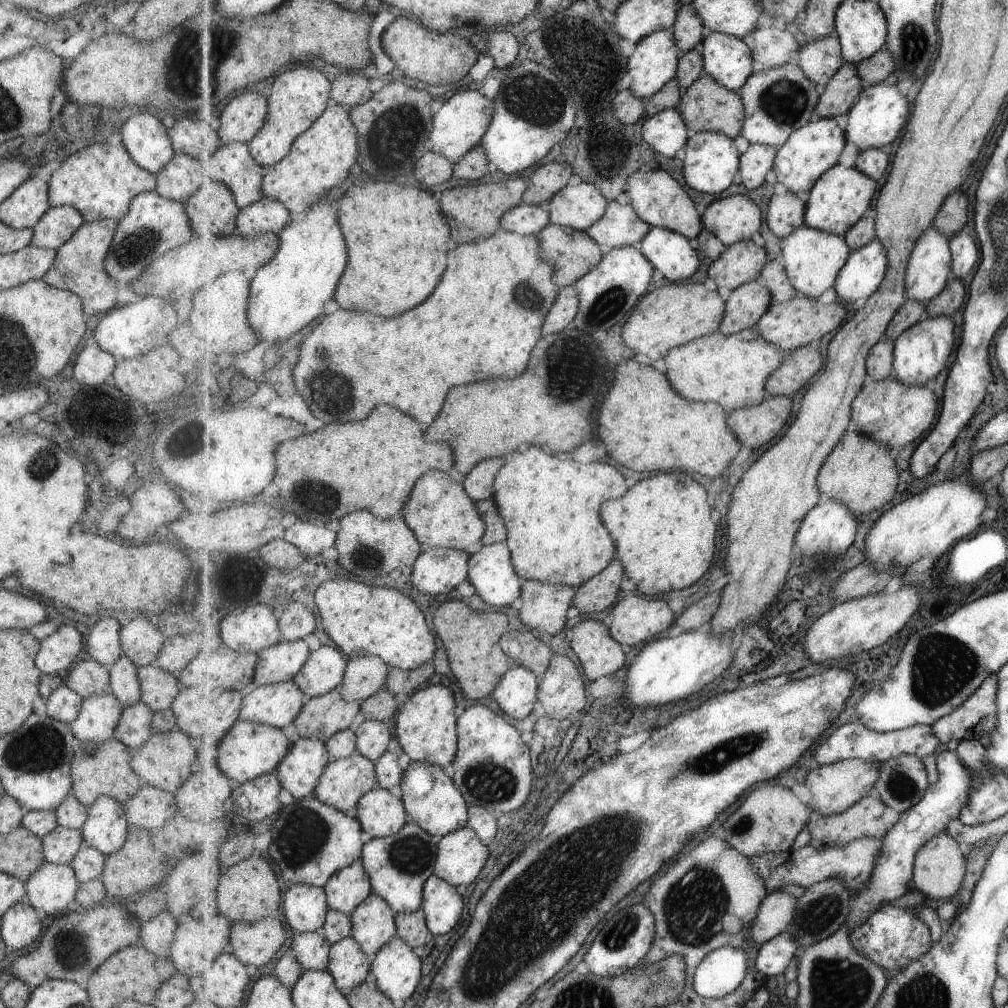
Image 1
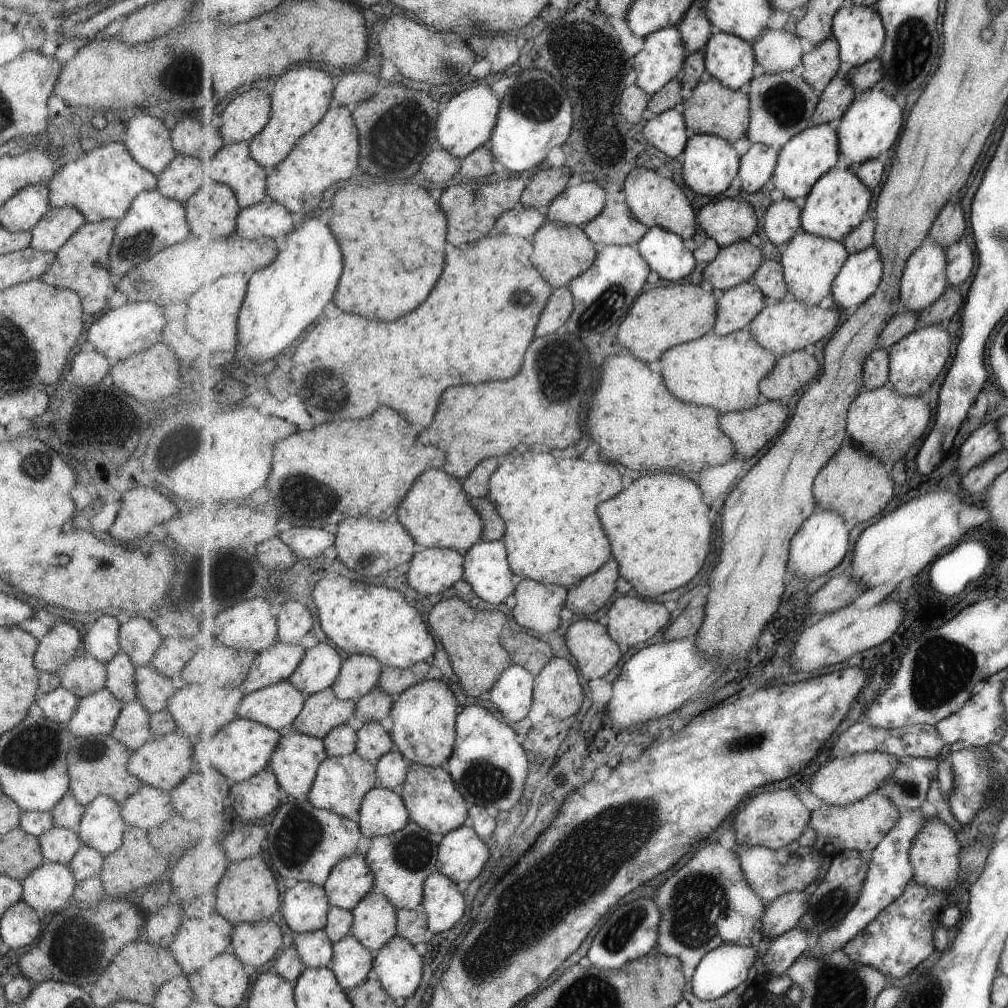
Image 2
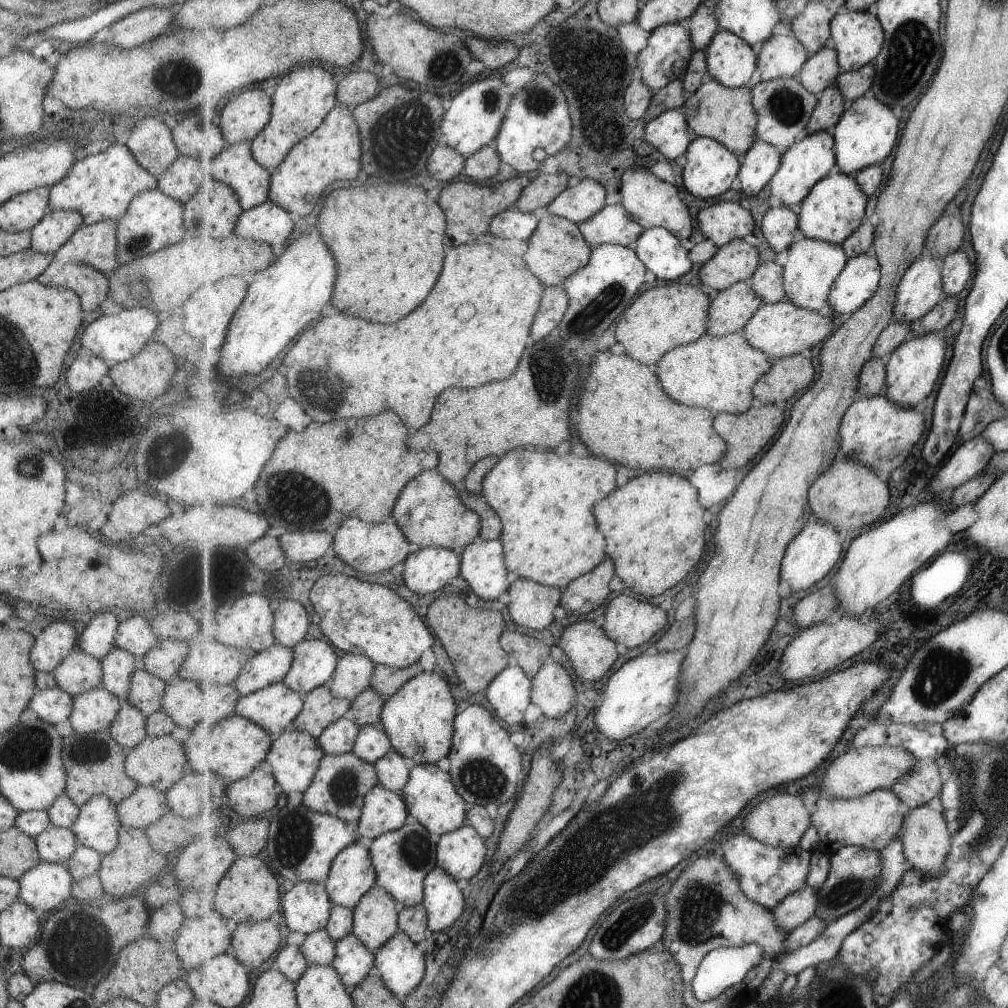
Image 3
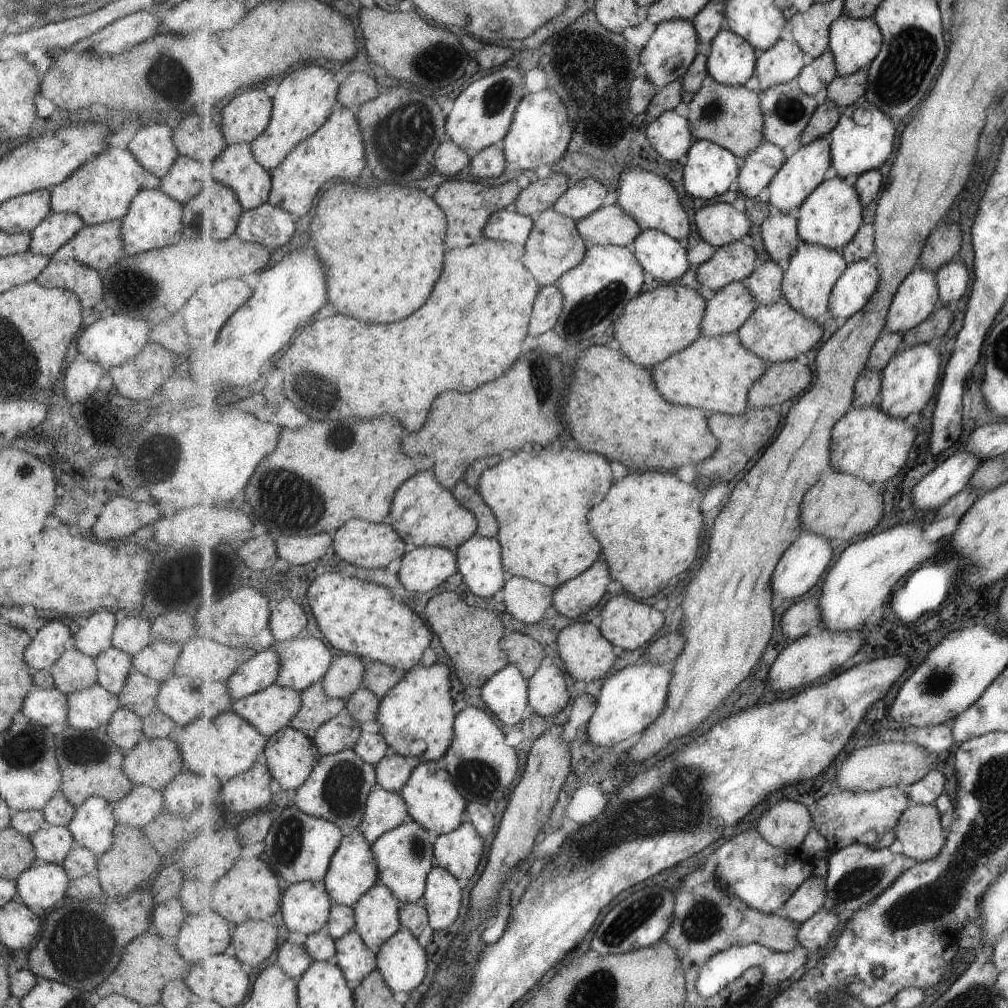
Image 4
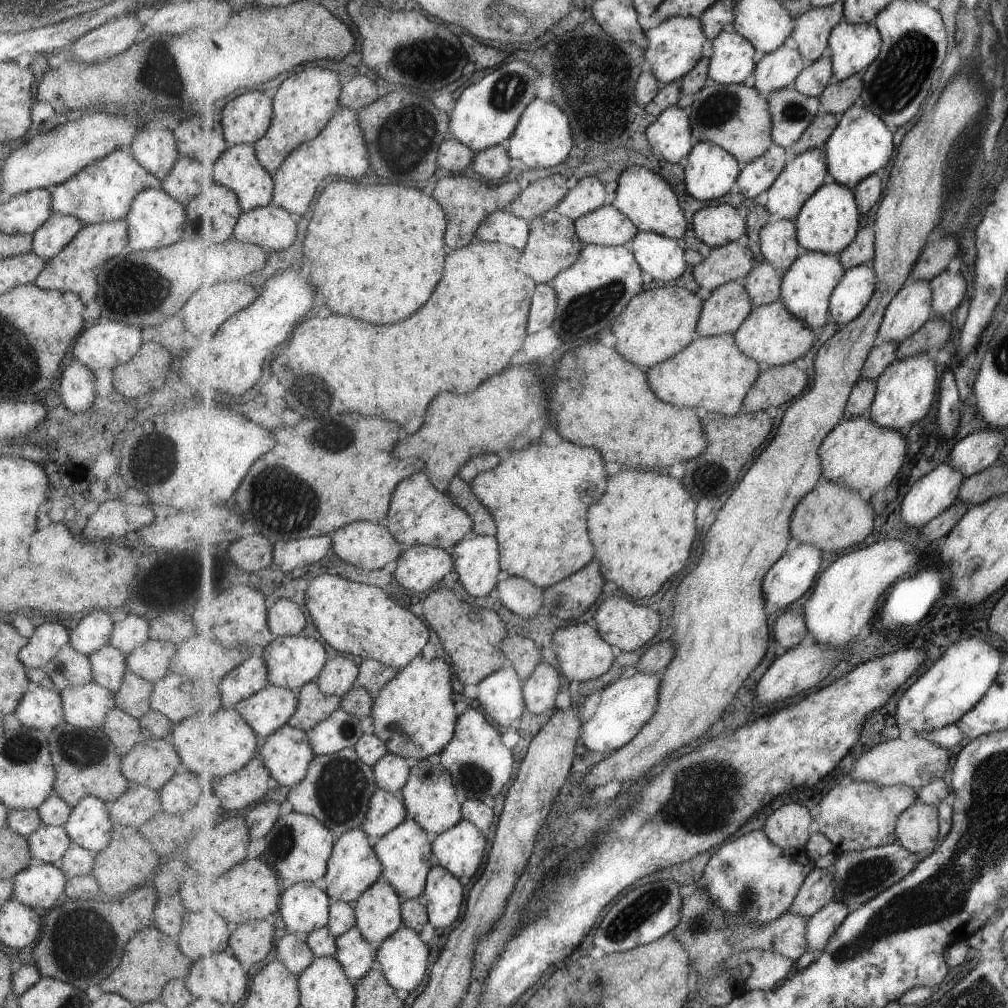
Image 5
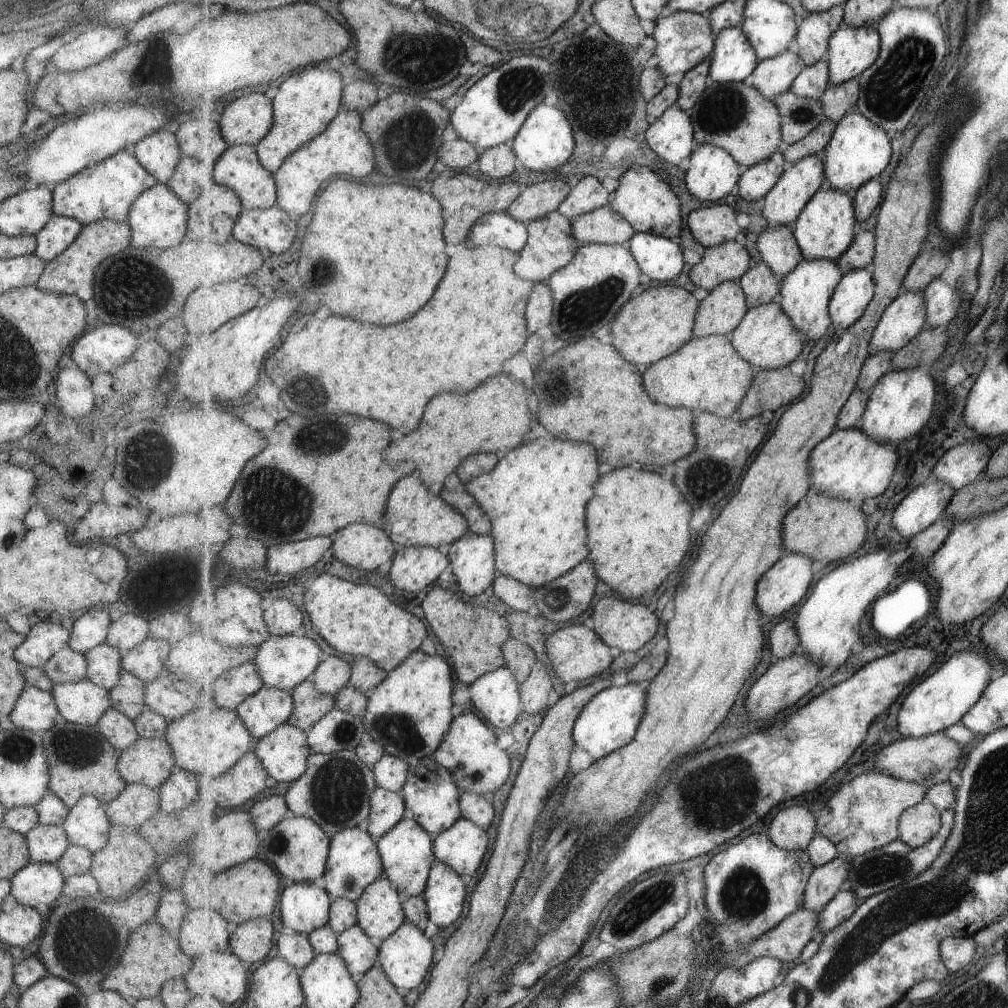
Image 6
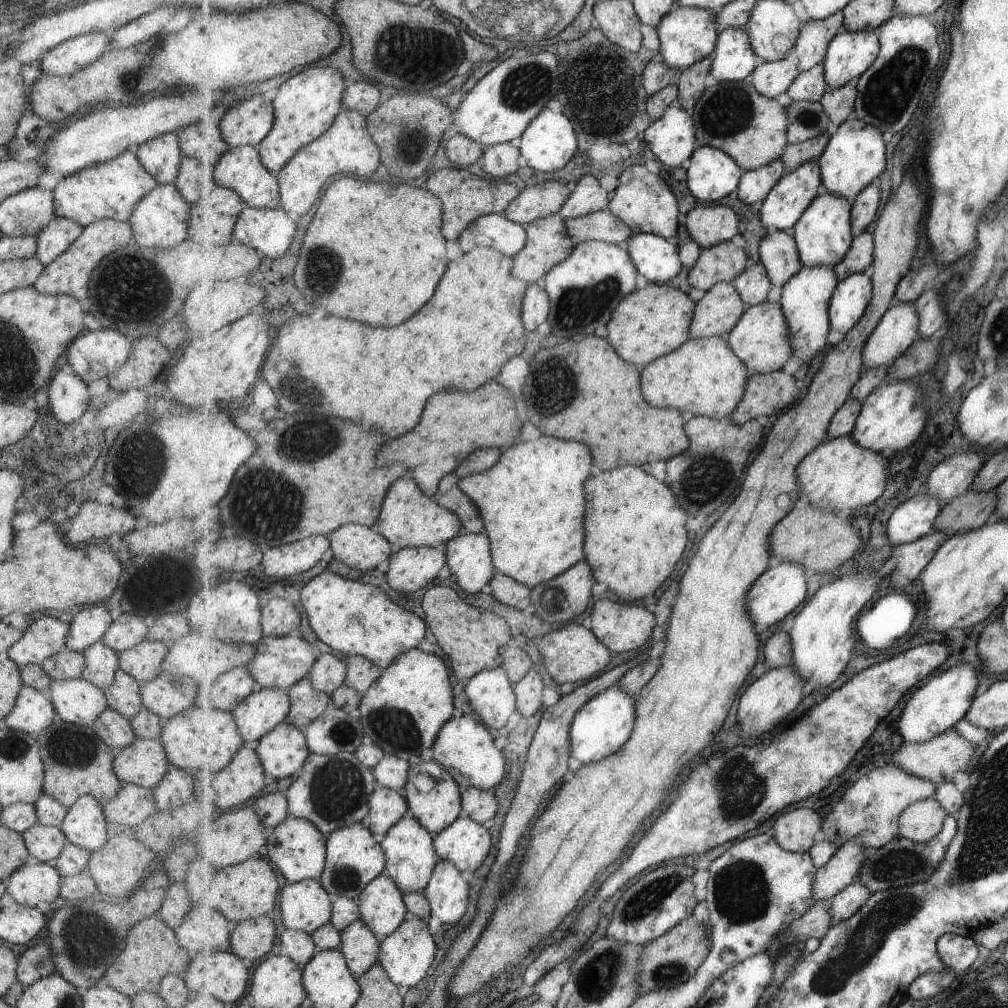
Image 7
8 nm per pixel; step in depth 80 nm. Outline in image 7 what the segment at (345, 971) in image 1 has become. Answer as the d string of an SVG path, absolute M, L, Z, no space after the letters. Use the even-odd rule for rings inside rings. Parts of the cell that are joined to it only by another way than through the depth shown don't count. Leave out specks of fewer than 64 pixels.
M363 919L356 920L342 930L339 950L346 956L357 978L380 962L380 943L381 939Z

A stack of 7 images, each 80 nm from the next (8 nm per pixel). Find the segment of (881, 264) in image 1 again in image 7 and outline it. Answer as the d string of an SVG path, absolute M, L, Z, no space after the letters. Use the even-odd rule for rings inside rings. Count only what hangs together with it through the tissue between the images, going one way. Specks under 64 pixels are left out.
M864 273L842 280L830 300L830 327L845 336L857 326L866 314L874 295L872 277Z

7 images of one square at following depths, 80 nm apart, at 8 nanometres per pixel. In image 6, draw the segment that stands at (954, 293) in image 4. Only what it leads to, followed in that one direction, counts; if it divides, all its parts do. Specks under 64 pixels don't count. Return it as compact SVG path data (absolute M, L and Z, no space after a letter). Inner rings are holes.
M935 279L923 292L928 312L927 328L941 330L949 324L957 316L961 295L963 295L963 288L955 291L947 282Z

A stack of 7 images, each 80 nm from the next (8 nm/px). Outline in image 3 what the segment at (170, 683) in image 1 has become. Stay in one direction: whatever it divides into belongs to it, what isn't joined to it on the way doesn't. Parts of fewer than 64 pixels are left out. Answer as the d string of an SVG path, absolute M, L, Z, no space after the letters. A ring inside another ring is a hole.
M135 667L129 677L129 688L124 702L137 708L144 717L149 716L160 708L161 693L166 686L162 680Z

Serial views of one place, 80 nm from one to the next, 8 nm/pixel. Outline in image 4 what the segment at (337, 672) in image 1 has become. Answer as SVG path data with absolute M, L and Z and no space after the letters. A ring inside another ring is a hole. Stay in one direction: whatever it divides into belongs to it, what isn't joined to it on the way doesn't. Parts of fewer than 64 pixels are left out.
M306 635L277 642L274 647L282 657L280 675L275 684L300 693L323 682L335 658L323 640Z

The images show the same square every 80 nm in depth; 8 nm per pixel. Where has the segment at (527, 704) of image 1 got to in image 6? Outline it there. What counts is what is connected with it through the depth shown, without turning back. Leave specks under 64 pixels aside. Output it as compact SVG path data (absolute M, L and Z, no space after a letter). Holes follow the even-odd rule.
M503 666L470 684L471 706L495 728L507 730L525 713L521 684L514 672Z

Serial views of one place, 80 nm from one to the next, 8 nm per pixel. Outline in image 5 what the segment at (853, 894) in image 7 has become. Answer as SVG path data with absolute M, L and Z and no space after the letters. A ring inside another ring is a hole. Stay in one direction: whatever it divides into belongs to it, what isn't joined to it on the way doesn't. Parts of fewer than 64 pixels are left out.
M841 899L831 901L817 914L809 918L807 923L807 951L819 957L832 934L843 924L843 921L851 914L847 903Z

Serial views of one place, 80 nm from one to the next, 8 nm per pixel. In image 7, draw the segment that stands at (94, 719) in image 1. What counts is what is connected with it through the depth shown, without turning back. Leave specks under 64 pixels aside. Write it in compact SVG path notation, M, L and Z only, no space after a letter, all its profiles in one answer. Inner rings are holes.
M80 676L50 681L45 689L55 716L64 723L87 726L106 708L103 691Z

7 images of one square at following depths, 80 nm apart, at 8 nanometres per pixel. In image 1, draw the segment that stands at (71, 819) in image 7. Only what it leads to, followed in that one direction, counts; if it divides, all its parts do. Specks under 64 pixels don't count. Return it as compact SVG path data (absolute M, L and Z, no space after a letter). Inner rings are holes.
M99 795L89 806L80 835L83 847L91 847L105 856L121 848L126 835L122 803Z

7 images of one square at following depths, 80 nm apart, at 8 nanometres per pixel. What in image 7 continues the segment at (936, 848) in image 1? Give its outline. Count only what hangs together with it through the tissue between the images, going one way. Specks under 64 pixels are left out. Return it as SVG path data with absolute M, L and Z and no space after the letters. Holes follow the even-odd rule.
M935 797L914 802L902 812L901 836L918 844L928 843L942 831L948 816L947 809Z

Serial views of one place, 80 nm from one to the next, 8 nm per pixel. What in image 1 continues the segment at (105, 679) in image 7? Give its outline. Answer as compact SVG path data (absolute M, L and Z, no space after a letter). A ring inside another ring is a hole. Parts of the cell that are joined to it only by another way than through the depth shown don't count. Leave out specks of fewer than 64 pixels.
M121 654L108 667L108 691L122 704L129 706L139 701L139 687L135 666L125 655Z

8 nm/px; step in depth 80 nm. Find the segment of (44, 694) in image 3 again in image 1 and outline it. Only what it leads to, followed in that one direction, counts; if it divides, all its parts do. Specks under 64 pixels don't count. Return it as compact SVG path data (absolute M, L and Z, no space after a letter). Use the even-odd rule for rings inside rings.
M61 684L45 698L47 716L53 720L68 724L77 713L83 699L76 692Z

